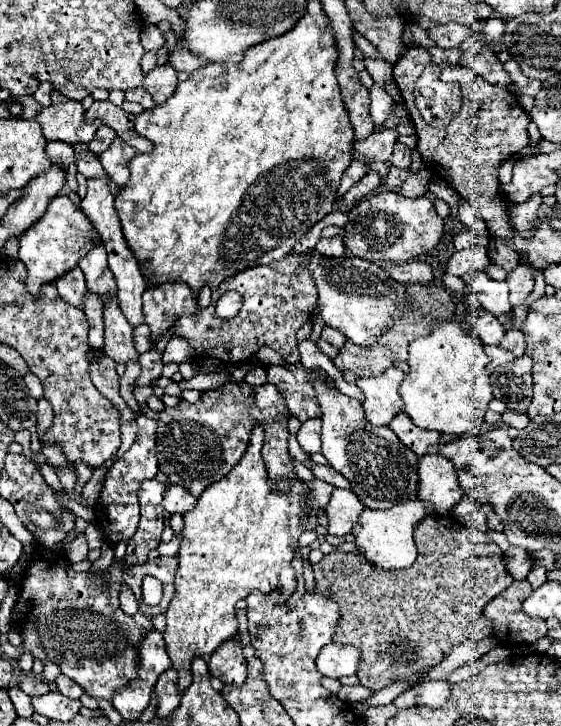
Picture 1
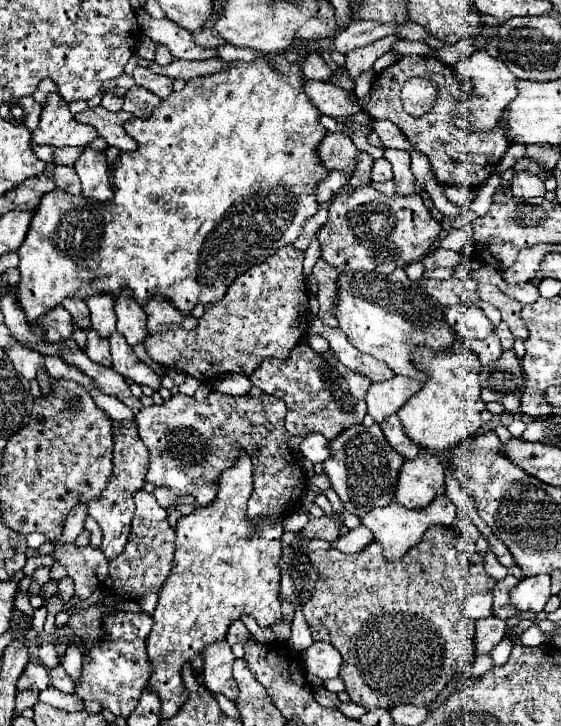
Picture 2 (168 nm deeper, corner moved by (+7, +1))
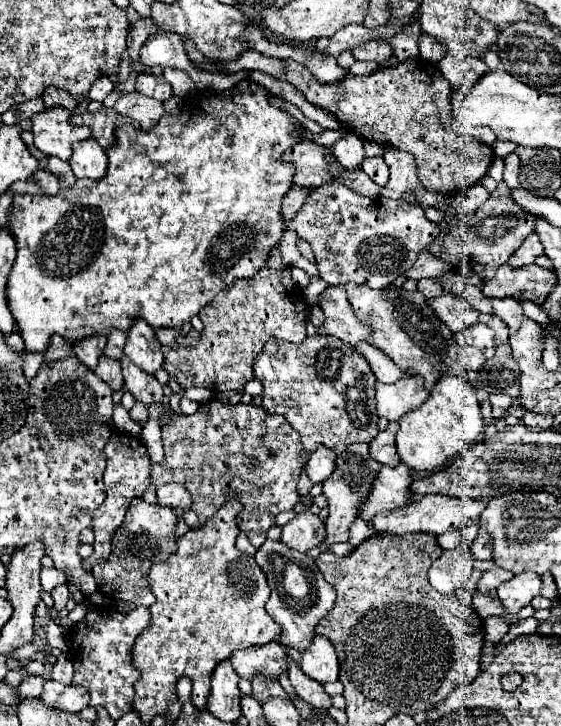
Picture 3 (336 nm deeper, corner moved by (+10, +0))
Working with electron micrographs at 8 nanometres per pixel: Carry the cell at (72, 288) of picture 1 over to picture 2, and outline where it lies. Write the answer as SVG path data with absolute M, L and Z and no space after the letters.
M67 298L67 300L63 302L63 308L65 308L65 310L71 314L71 318L73 318L75 330L73 330L73 336L71 336L71 338L77 342L77 346L79 346L81 350L85 350L85 332L91 328L87 304L85 304L83 300Z

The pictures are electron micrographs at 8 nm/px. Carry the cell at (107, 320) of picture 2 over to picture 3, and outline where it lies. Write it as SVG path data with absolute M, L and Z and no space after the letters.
M110 329L108 333L108 343L104 347L104 353L108 357L114 357L114 359L120 359L122 357L122 347L124 347L124 341L126 341L126 333L124 331L118 331L118 329Z

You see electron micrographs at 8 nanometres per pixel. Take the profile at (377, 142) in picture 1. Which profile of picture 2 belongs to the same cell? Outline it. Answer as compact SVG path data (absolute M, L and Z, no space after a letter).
M327 132L321 146L317 146L317 156L327 170L341 170L347 174L355 170L357 152L359 150L353 140L347 134L337 132Z

